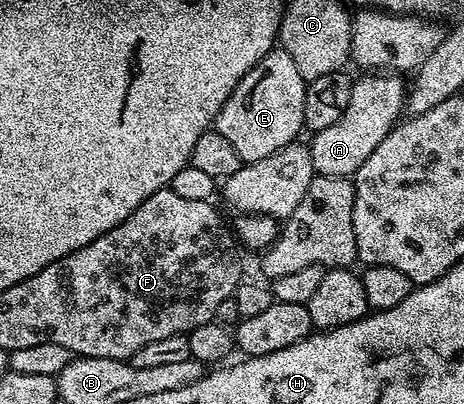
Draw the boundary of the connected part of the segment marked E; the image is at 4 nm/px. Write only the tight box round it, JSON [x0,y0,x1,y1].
[213,47,307,163]

